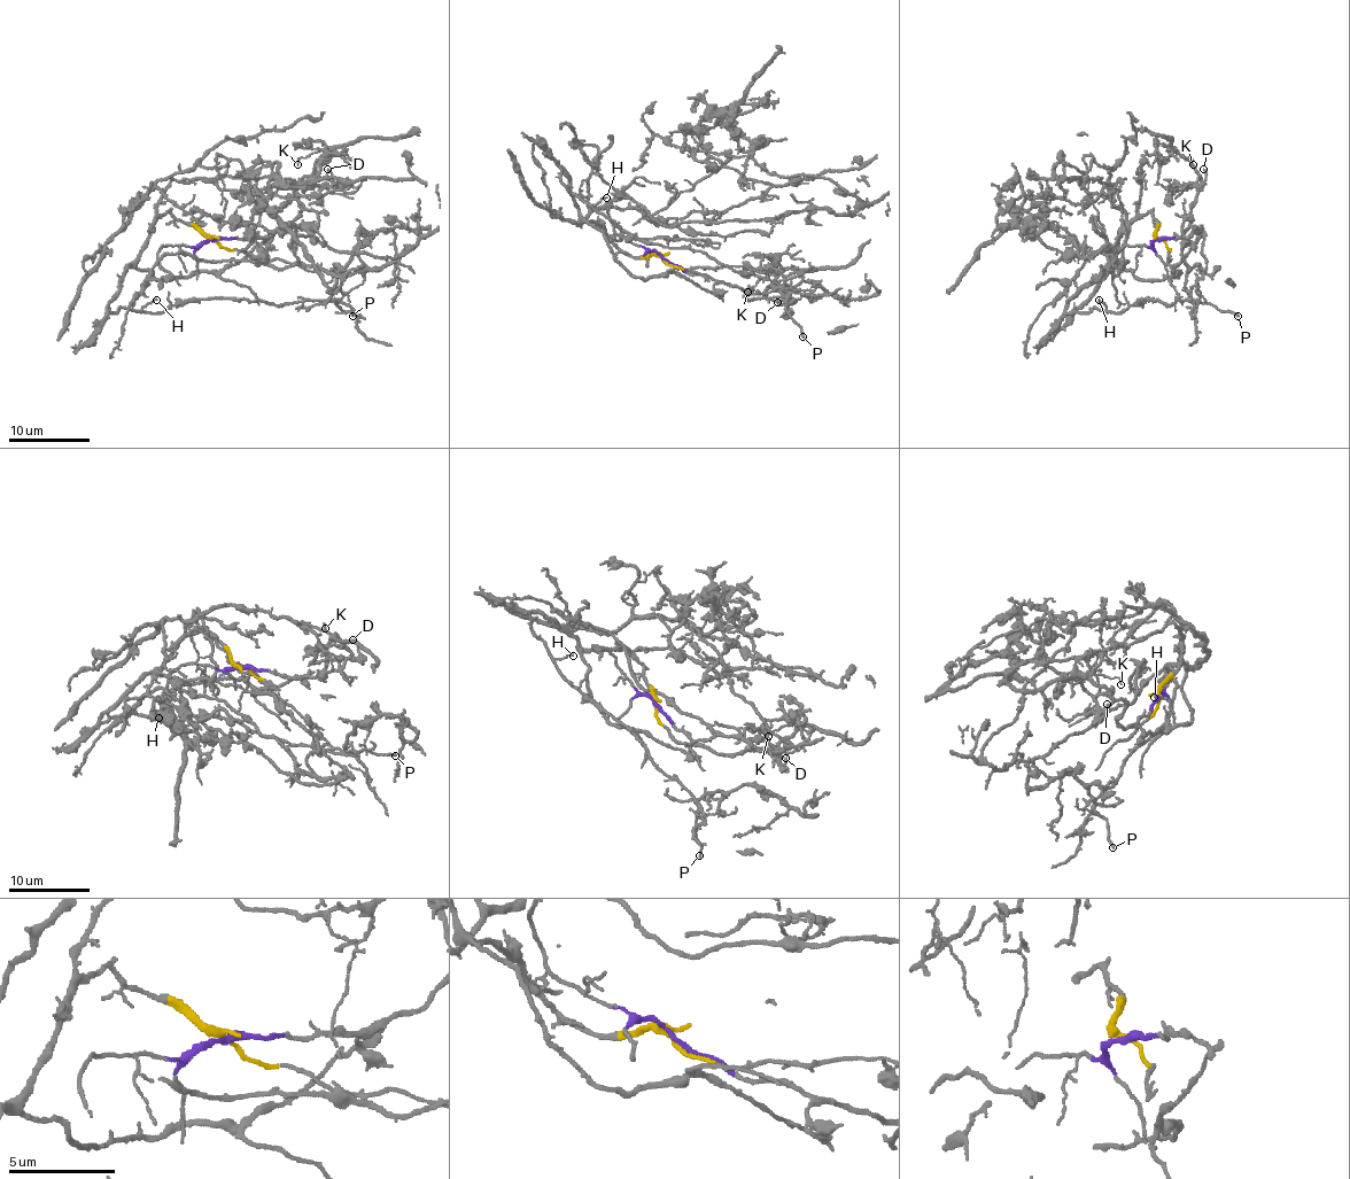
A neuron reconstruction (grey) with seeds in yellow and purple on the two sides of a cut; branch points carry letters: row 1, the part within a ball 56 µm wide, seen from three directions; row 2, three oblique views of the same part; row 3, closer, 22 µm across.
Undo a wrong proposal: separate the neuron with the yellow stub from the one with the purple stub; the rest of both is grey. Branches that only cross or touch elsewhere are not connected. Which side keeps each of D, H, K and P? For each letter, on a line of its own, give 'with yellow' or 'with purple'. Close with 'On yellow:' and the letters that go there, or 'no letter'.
D: with purple
H: with yellow
K: with purple
P: with yellow
On yellow: H, P

